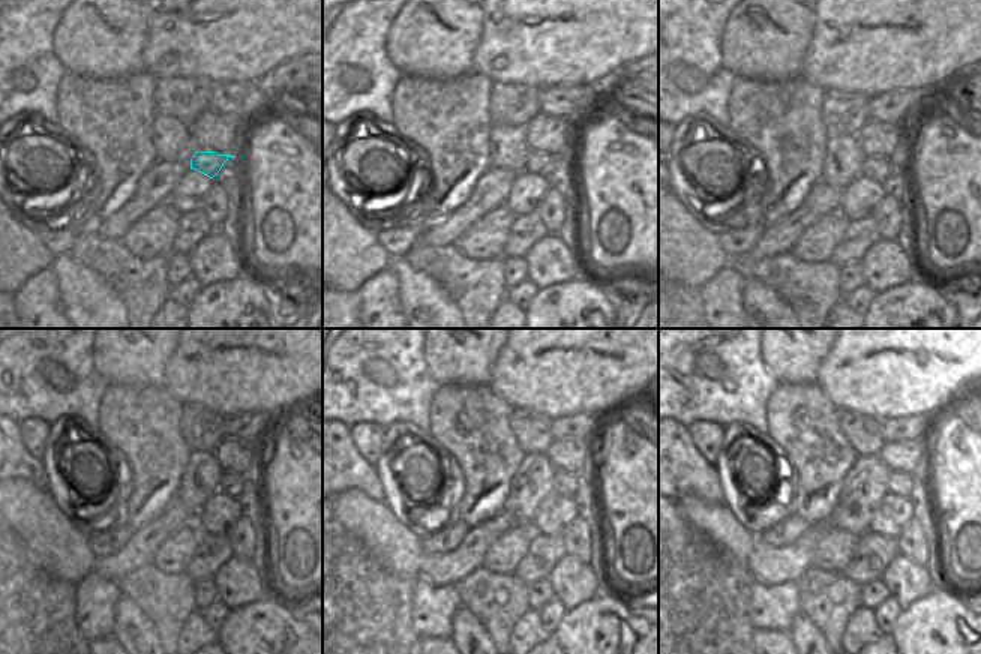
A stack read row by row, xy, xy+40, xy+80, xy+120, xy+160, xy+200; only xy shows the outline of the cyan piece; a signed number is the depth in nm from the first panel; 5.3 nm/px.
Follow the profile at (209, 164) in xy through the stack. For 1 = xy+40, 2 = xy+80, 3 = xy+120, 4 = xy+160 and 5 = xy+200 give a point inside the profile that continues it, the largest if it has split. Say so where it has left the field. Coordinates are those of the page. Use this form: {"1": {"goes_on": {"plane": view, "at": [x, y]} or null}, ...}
{"1": {"goes_on": {"plane": "xy+40", "at": [540, 164]}}, "2": {"goes_on": {"plane": "xy+80", "at": [875, 168]}}, "3": {"goes_on": {"plane": "xy+120", "at": [231, 483]}}, "4": {"goes_on": {"plane": "xy+160", "at": [566, 483]}}, "5": {"goes_on": {"plane": "xy+200", "at": [900, 483]}}}

